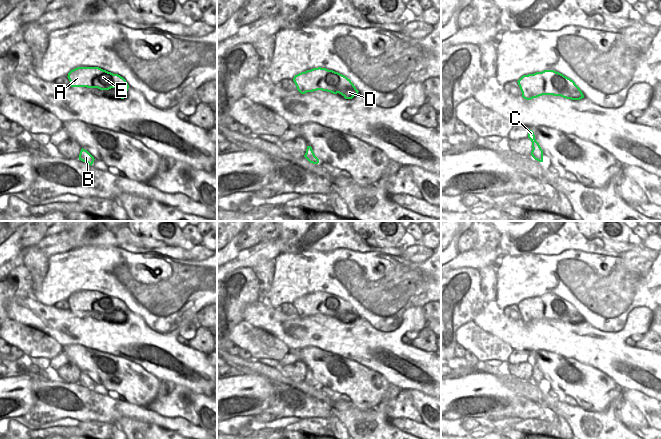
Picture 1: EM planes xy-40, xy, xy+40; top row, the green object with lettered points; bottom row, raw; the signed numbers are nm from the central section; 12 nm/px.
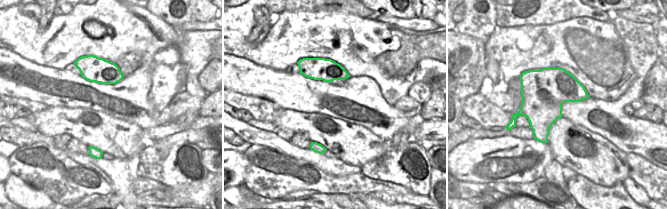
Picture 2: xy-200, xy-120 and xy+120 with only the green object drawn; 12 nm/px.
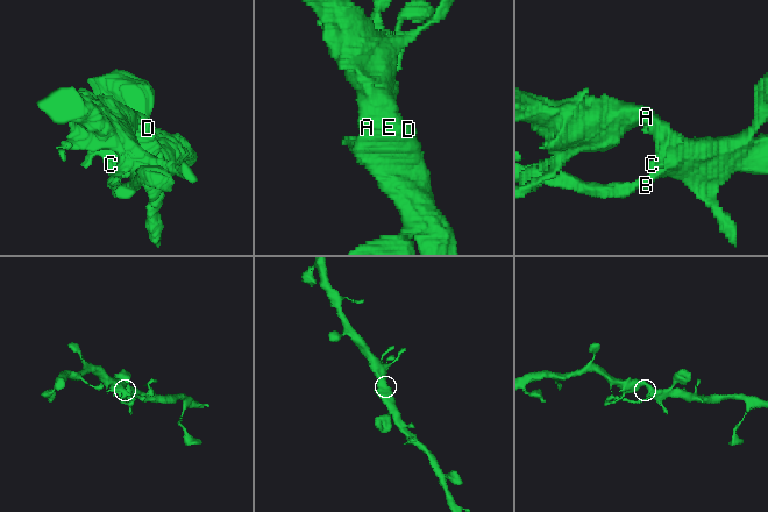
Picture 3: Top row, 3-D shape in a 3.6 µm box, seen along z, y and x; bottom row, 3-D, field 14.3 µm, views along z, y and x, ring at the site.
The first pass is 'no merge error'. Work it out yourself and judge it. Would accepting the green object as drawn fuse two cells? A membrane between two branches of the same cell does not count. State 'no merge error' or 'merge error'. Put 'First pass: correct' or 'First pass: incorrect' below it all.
merge error
First pass: incorrect

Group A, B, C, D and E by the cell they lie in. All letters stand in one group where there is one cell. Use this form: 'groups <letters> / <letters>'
groups A C D E / B

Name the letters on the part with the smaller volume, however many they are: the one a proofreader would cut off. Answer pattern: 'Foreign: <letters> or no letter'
Foreign: B.

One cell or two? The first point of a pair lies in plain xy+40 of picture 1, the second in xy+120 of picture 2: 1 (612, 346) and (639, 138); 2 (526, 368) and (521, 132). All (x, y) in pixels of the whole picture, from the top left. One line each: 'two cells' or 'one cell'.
1: one cell
2: one cell

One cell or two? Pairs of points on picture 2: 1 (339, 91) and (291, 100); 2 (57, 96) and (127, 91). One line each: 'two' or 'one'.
1: one
2: one

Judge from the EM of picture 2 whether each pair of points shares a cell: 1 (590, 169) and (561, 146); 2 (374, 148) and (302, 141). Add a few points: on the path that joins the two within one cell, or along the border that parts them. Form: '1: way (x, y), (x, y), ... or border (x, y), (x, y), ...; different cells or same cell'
1: way (583, 162), (568, 152); same cell
2: border (295, 132), (304, 134), (311, 141); different cells

